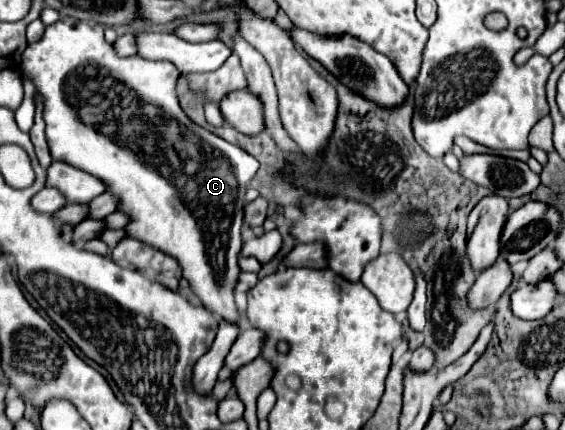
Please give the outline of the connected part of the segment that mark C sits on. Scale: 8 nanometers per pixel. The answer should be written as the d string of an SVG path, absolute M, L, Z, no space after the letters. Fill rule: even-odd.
M61 18L59 22L55 22L53 26L47 26L43 38L39 42L33 42L25 48L23 56L21 56L21 64L19 64L21 72L27 72L31 76L31 80L35 82L41 98L43 98L43 120L47 124L45 132L47 132L47 144L51 150L51 156L55 160L67 162L71 166L79 166L85 172L91 172L95 176L99 176L99 180L103 180L107 186L111 186L109 190L121 200L121 208L123 212L127 212L131 216L131 222L127 224L127 234L131 238L143 240L145 244L151 244L155 248L159 248L161 252L173 256L181 268L183 268L183 278L189 280L193 294L197 296L197 300L211 310L213 314L233 322L233 324L241 324L241 318L237 314L237 306L233 300L233 288L239 276L239 266L237 266L237 258L239 258L239 250L241 250L241 226L243 226L243 198L245 198L245 190L247 190L247 182L253 180L253 176L259 170L259 162L247 154L245 150L241 150L235 144L229 144L227 140L215 136L213 132L197 126L193 120L189 120L189 116L181 110L179 106L179 98L177 98L177 78L179 72L173 64L169 62L153 62L153 60L145 60L141 56L131 56L131 58L121 58L115 54L113 46L105 42L103 38L103 26L99 24L87 24L75 18Z

